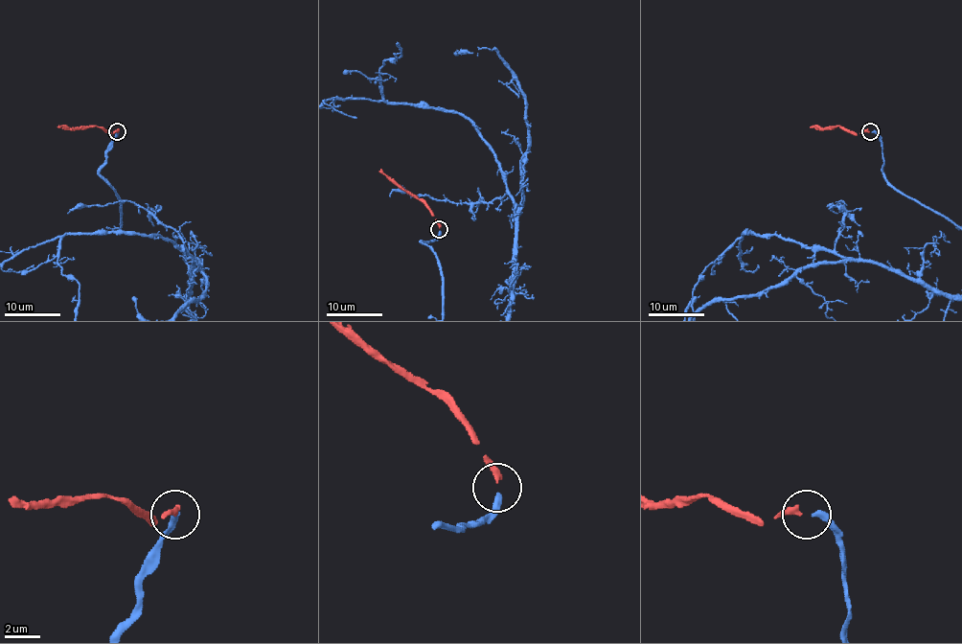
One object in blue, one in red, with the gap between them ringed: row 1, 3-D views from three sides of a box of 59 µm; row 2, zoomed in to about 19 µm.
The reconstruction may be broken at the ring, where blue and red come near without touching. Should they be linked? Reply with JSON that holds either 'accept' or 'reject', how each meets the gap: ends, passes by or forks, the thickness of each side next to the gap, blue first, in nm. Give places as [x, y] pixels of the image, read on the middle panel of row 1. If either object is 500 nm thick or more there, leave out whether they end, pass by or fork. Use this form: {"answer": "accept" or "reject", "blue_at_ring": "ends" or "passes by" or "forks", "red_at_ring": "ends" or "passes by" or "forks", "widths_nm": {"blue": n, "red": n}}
{"answer": "accept", "blue_at_ring": "ends", "red_at_ring": "ends", "widths_nm": {"blue": 360, "red": 320}}

